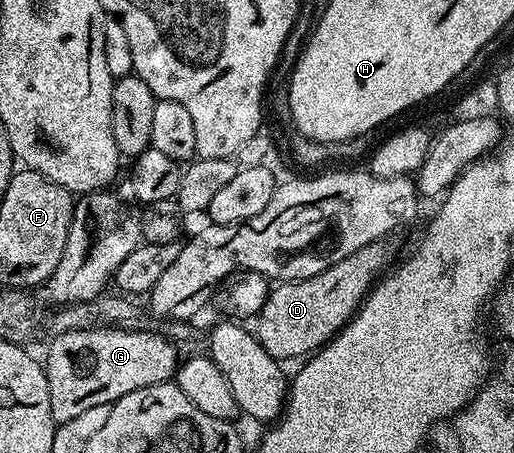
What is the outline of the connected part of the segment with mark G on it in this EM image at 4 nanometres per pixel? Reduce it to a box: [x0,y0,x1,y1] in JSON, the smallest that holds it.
[44,326,180,424]

